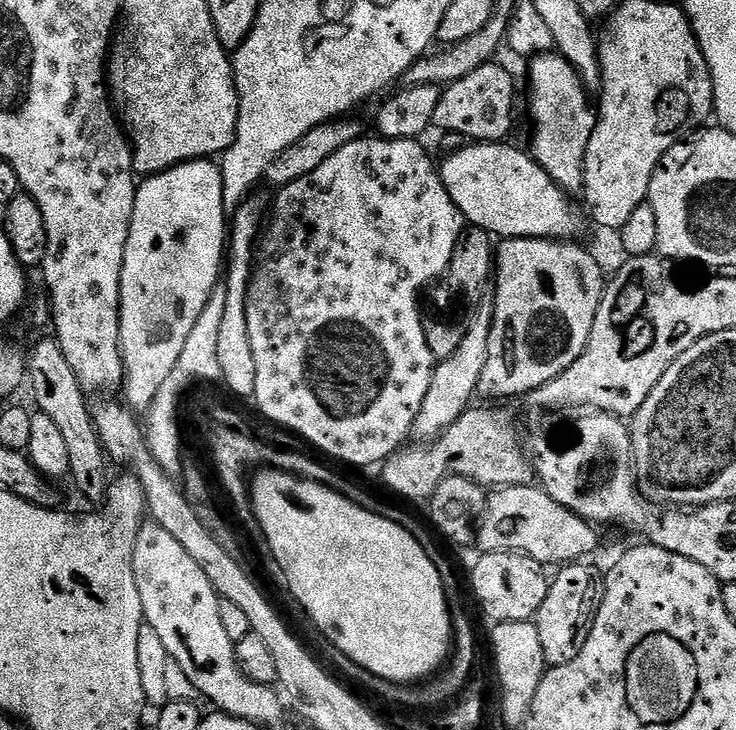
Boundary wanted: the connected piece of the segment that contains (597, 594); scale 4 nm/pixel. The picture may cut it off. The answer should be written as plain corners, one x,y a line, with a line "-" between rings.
573,562
563,565
557,571
560,573
551,577
546,602
542,602
535,614
534,623
548,668
566,666
566,662
574,662
582,646
586,646
586,638
590,638
590,630
594,626
604,597
604,576
594,565
588,563

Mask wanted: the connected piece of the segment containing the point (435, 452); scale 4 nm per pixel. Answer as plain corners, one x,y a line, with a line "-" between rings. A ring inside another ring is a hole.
469,407
441,436
427,446
420,446
424,448
408,446
395,456
389,456
382,465
385,486
408,500
427,502
432,499
436,487
451,476
470,478
485,490
531,485
534,469
522,447
521,437
520,440
516,437
511,418
492,408
476,407

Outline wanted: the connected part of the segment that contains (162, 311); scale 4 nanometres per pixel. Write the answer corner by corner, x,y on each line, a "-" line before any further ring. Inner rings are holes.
215,159
191,160
139,181
134,198
134,214
130,222
130,234
126,238
122,282
120,283
120,353
124,359
122,393
124,392
125,397
123,396
123,399
126,401
127,407
133,413
147,413
149,406
154,402
154,398
160,393
161,386
166,382
166,378
170,378
170,370
174,370
174,366
182,354
182,346
186,346
186,337
190,335
190,330
194,330
194,322
198,322
202,310
206,310
206,302
210,302
212,291
221,283
222,269
226,264
226,237
230,232
229,221
226,216
224,220
224,215
226,215
226,209
222,174
220,173
220,165

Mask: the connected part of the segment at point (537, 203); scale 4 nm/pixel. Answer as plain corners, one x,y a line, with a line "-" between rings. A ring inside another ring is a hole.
472,142
451,154
445,155
439,165
440,177
454,202
472,228
480,228
493,238
534,238
535,240
562,240
576,238
584,228
585,217
571,204
569,193
553,182
550,174
527,151
511,148
511,143
486,144

